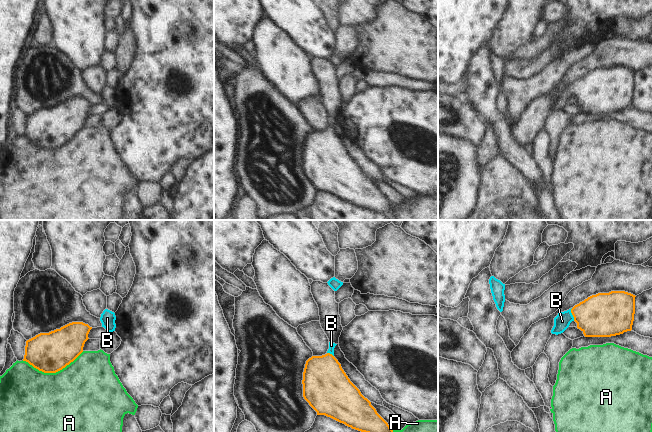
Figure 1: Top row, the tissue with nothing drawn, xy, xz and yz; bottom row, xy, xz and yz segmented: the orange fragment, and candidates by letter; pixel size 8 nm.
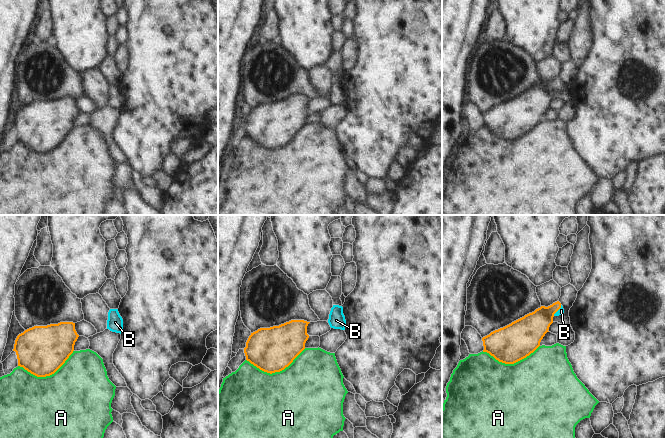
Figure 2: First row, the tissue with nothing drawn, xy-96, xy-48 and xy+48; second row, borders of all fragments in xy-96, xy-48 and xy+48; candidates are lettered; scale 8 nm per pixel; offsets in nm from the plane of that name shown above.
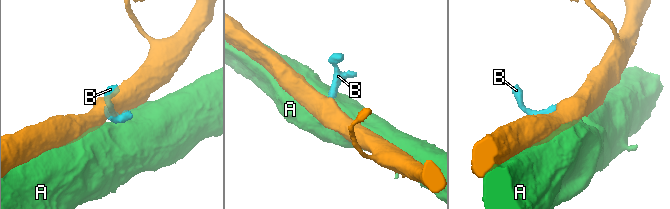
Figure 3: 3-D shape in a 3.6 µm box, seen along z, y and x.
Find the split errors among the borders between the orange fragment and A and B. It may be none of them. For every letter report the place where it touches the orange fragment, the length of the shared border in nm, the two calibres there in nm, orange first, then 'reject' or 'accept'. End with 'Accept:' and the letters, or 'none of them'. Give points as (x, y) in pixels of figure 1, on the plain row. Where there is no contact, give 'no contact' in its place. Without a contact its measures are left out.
A: xy (52, 148) | 500 nm | 320/500 nm | reject
B: yz (572, 90) | 110 nm | 360/130 nm | accept
Accept: B

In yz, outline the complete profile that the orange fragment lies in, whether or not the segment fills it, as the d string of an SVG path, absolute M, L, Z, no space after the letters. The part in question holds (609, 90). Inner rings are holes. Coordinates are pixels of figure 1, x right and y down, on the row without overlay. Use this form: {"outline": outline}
{"outline": "M611 67L609 69L592 71L573 84L559 88L554 94L554 102L551 109L556 111L563 109L572 97L577 99L577 104L583 108L585 113L611 113L631 107L635 90L635 73L635 71L625 67Z"}

